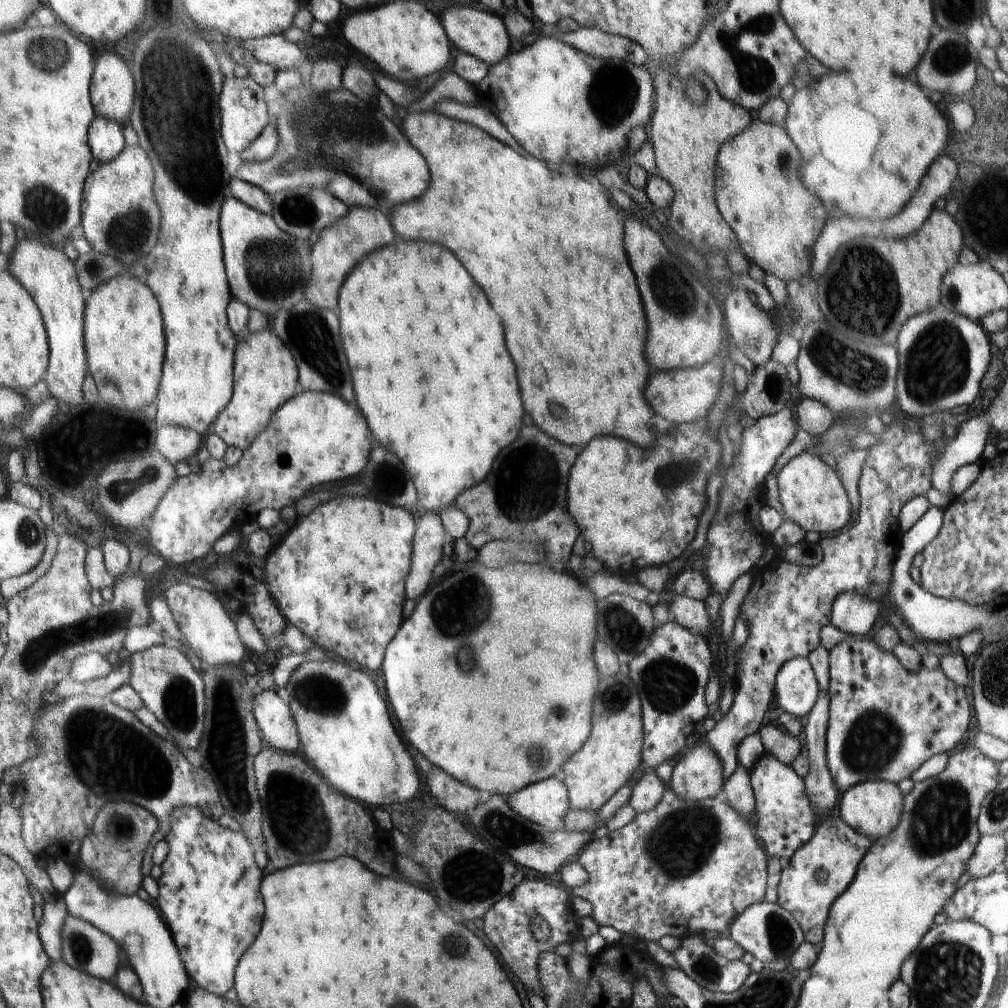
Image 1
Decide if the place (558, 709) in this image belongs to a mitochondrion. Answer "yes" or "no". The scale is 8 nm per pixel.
yes

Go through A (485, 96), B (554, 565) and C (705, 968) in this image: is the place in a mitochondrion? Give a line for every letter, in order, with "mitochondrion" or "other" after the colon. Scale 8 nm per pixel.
A: other
B: other
C: mitochondrion

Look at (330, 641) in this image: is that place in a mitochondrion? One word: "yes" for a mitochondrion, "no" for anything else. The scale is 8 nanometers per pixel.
no

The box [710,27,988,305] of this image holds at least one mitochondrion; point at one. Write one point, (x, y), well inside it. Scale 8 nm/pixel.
(949, 58)

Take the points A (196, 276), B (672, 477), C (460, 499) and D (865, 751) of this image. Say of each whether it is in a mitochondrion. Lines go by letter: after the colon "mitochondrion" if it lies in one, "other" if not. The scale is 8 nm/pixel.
A: other
B: mitochondrion
C: other
D: mitochondrion

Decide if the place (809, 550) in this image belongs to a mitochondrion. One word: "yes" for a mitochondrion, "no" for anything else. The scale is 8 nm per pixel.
no

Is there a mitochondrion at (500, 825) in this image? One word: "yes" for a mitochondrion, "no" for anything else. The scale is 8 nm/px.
yes

